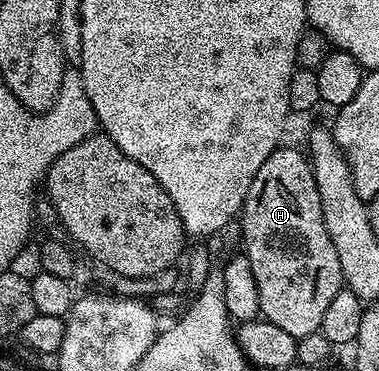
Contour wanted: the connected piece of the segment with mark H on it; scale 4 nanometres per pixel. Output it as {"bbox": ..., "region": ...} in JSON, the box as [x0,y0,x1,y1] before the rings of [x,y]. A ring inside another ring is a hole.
{"bbox":[241,145,345,339],"region":[[[280,145],[269,160],[261,164],[257,176],[253,176],[253,184],[249,184],[241,211],[241,246],[253,267],[253,280],[257,280],[260,315],[277,324],[277,328],[289,332],[289,336],[301,339],[319,333],[319,325],[329,303],[339,290],[344,289],[345,283],[341,260],[337,260],[337,248],[333,248],[333,240],[329,240],[329,232],[325,228],[321,196],[317,192],[317,180],[308,155],[302,149],[294,150],[287,145]]]}

